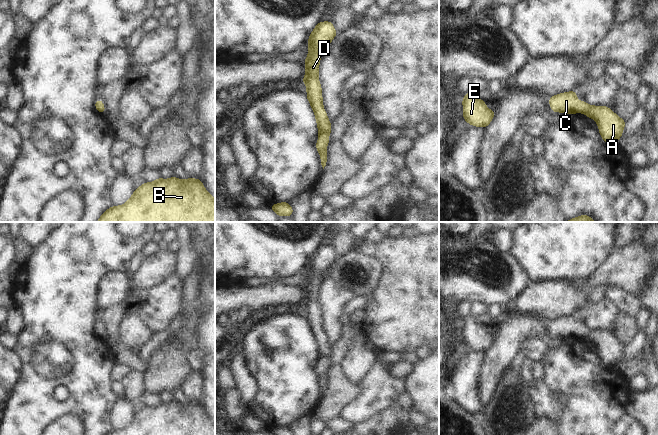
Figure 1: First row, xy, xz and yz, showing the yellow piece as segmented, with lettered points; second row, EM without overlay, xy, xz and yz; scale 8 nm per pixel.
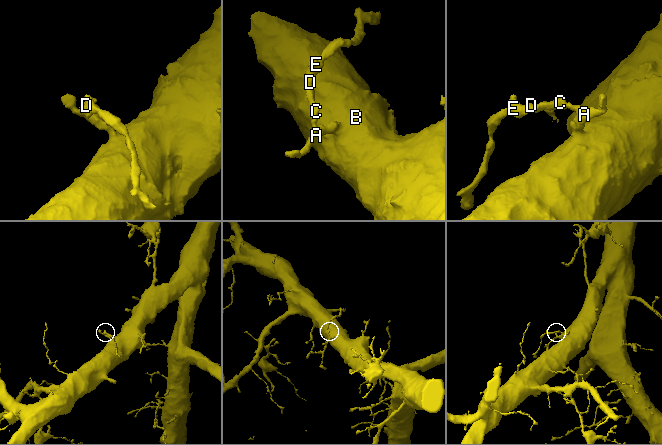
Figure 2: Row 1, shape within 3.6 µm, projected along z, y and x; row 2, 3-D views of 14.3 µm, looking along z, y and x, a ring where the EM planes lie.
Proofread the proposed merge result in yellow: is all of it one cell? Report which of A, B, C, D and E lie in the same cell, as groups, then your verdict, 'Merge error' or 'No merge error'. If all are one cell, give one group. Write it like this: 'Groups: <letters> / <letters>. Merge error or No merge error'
Groups: A B C D E. No merge error

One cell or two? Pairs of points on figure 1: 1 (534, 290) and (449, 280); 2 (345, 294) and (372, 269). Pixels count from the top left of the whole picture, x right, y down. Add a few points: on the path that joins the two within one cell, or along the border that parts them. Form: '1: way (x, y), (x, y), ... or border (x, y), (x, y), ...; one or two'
1: border (531, 281), (510, 307); two
2: border (329, 278), (350, 289), (356, 295); two

